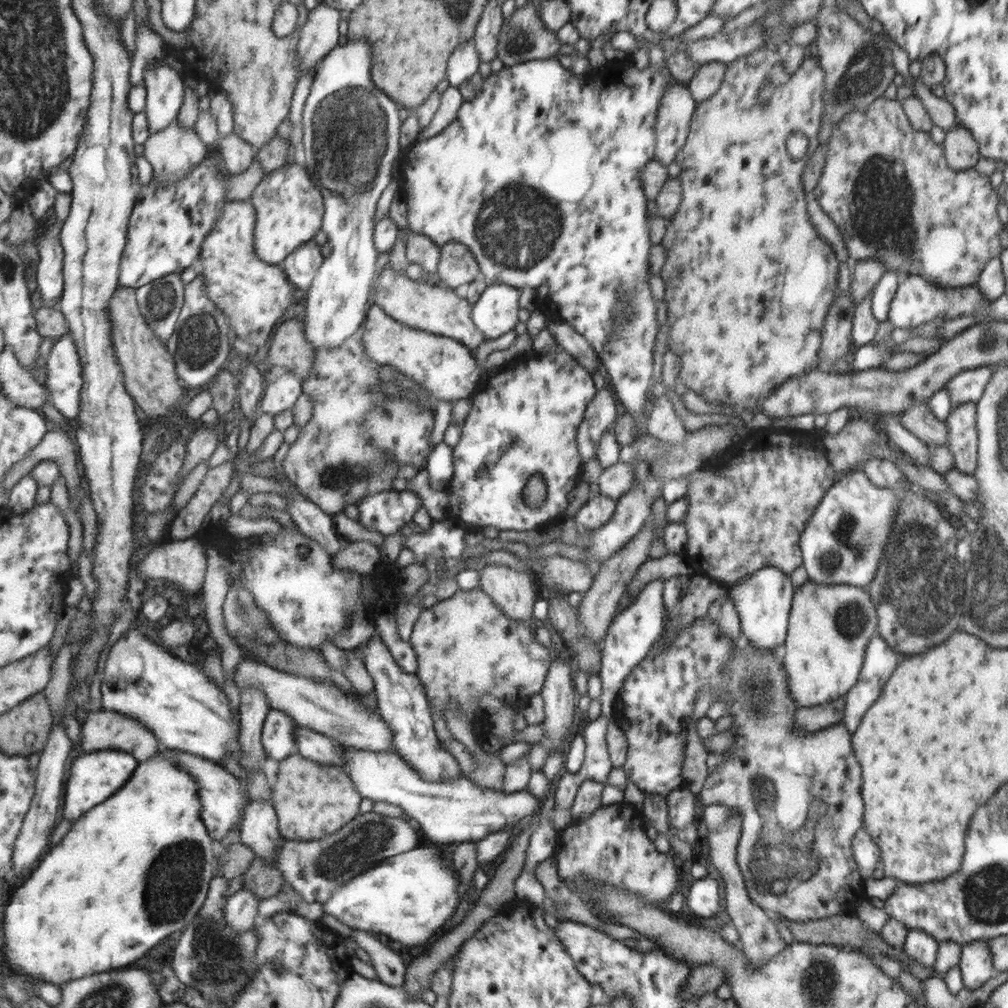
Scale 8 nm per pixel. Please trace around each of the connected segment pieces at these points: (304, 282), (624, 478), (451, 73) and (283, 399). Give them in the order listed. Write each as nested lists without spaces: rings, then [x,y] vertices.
[[[314,241],[307,242],[289,256],[281,264],[287,272],[289,282],[298,289],[308,290],[315,280],[316,274],[323,265],[322,248]]]
[[[616,463],[601,470],[596,484],[599,492],[616,501],[631,489],[635,469],[629,463]]]
[[[467,41],[464,42],[463,46],[457,46],[453,50],[452,56],[449,57],[448,76],[445,77],[448,86],[456,87],[477,73],[479,61],[480,57],[474,42]]]
[[[289,368],[283,373],[275,382],[266,387],[261,400],[261,409],[264,413],[275,416],[292,409],[301,393],[304,392],[302,379],[298,378],[297,373]]]

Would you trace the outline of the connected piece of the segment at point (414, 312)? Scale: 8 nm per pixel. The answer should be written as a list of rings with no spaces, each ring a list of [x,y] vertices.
[[[389,263],[381,269],[375,281],[373,303],[393,320],[417,330],[452,338],[472,353],[487,339],[471,319],[472,306],[467,299],[460,298],[454,290],[444,286],[426,284],[423,280],[413,281],[408,275],[393,269]]]

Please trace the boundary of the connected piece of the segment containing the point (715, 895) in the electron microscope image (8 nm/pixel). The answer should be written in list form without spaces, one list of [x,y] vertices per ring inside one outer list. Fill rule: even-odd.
[[[713,876],[693,879],[689,888],[684,892],[685,908],[693,914],[709,918],[719,912],[719,884]]]

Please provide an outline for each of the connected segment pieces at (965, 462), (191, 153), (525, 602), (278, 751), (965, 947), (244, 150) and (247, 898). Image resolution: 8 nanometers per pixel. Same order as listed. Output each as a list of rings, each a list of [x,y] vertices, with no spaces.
[[[961,403],[949,411],[944,420],[947,428],[947,444],[953,469],[972,474],[977,468],[979,431],[976,426],[976,405]]]
[[[177,119],[166,130],[150,135],[144,148],[146,150],[144,157],[154,170],[153,180],[159,186],[184,180],[203,160],[206,160],[207,154],[209,154],[209,148],[201,141],[196,130],[181,129]]]
[[[485,564],[479,569],[478,576],[478,589],[487,594],[508,618],[518,622],[529,620],[535,590],[525,570],[517,572],[515,567]]]
[[[271,710],[264,725],[262,740],[269,758],[285,760],[298,752],[297,724],[282,711]]]
[[[984,941],[967,942],[960,945],[960,958],[957,964],[963,990],[975,990],[991,978],[993,972],[992,952]]]
[[[237,134],[222,136],[219,148],[224,171],[231,175],[246,172],[257,160],[257,152],[253,146],[242,140]]]
[[[241,888],[233,896],[228,897],[225,904],[225,921],[239,933],[253,930],[258,922],[259,904],[261,899],[255,895],[255,891]]]

